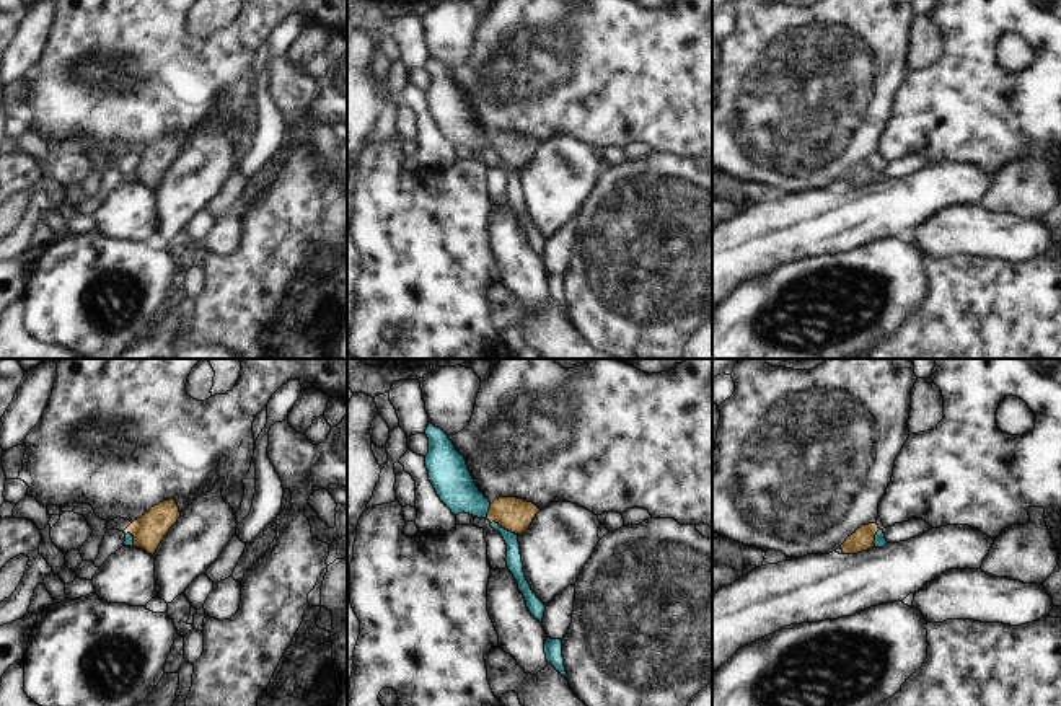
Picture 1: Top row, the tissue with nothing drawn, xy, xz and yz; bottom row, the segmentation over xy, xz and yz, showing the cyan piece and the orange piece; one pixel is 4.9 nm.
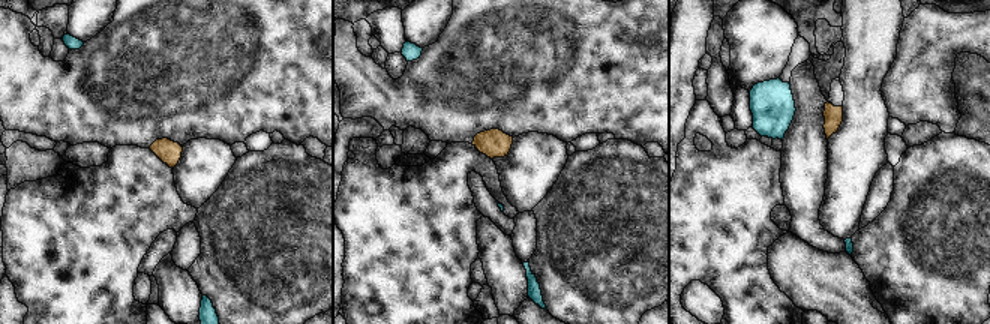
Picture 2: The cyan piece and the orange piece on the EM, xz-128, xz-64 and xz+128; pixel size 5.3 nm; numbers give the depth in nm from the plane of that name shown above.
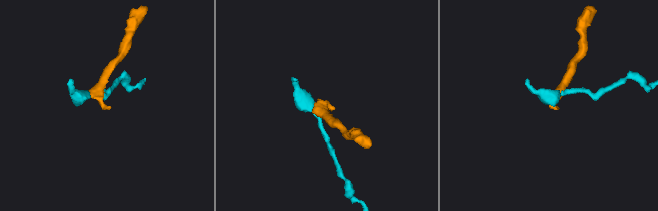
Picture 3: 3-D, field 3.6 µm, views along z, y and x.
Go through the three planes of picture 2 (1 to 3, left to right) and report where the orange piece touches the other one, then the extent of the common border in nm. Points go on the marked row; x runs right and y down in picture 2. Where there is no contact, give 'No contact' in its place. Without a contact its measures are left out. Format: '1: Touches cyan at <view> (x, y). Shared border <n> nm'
1: No contact
2: No contact
3: No contact

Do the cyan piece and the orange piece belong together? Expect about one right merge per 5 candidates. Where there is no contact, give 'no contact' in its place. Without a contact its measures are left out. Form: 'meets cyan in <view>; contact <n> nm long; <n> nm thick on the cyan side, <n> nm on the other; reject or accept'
meets cyan in xz; contact 150 nm long; 80 nm thick on the cyan side, 160 nm on the other; reject

